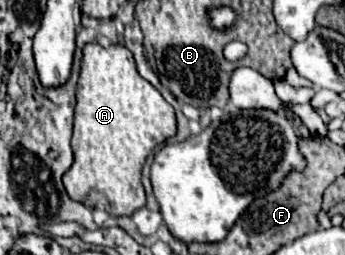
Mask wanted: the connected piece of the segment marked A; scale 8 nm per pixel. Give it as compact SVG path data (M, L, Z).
M90 42L82 50L82 68L76 86L76 108L74 108L74 164L64 174L64 186L72 200L78 200L90 208L104 208L112 216L130 216L138 208L146 206L144 188L140 182L142 166L148 154L162 144L166 138L176 132L176 116L174 108L162 98L162 94L140 74L136 72L136 64L132 52L122 44L100 46L98 42Z

